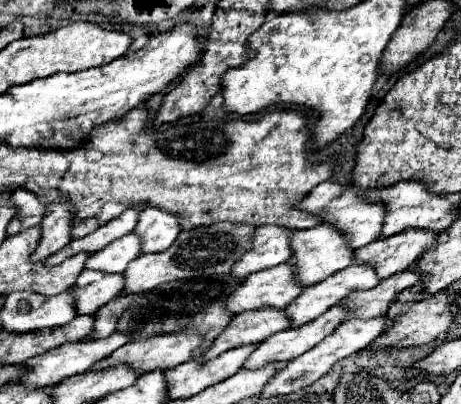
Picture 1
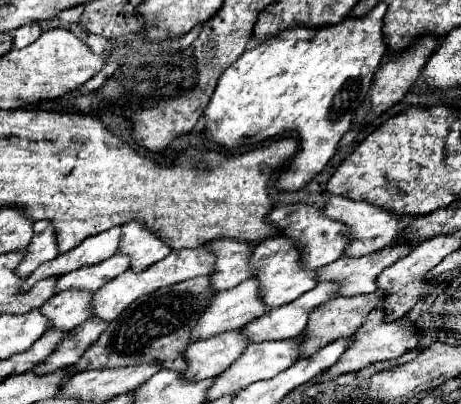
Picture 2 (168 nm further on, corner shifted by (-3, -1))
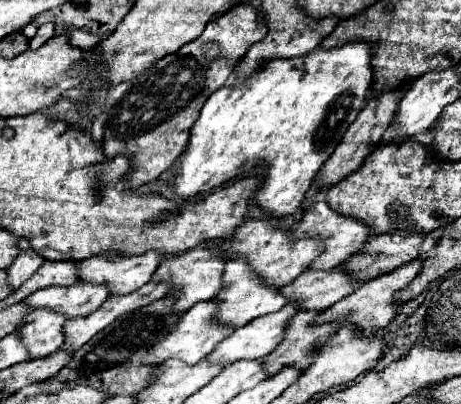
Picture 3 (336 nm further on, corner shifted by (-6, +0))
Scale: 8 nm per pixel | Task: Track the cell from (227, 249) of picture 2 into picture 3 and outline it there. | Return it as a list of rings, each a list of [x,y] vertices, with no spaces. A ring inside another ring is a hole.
[[[194,247],[182,255],[166,257],[160,269],[156,271],[156,277],[174,277],[174,289],[182,289],[178,297],[178,309],[186,311],[198,301],[214,299],[222,291],[222,275],[224,275],[226,255],[220,247]]]

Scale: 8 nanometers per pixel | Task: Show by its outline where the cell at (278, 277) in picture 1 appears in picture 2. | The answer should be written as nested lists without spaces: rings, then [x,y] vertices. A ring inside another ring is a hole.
[[[249,278],[247,282],[241,282],[231,290],[215,294],[211,306],[207,306],[207,310],[203,310],[203,314],[199,316],[195,334],[191,334],[191,342],[239,330],[265,312],[269,312],[269,308],[259,298],[259,284],[255,278]]]

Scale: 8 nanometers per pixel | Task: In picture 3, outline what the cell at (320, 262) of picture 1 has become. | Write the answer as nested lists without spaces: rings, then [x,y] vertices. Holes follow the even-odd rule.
[[[236,257],[226,261],[226,277],[222,279],[222,293],[218,293],[218,301],[222,301],[222,309],[218,309],[218,317],[222,321],[230,321],[230,325],[246,325],[256,317],[280,311],[286,303],[288,297],[280,293],[280,287],[268,285],[258,273],[254,273],[250,261],[246,257]]]

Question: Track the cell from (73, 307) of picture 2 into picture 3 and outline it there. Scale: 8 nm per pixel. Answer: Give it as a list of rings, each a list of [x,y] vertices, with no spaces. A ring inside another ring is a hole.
[[[34,309],[26,321],[18,327],[18,335],[26,341],[34,359],[42,359],[64,345],[64,323],[66,315],[54,309]]]

